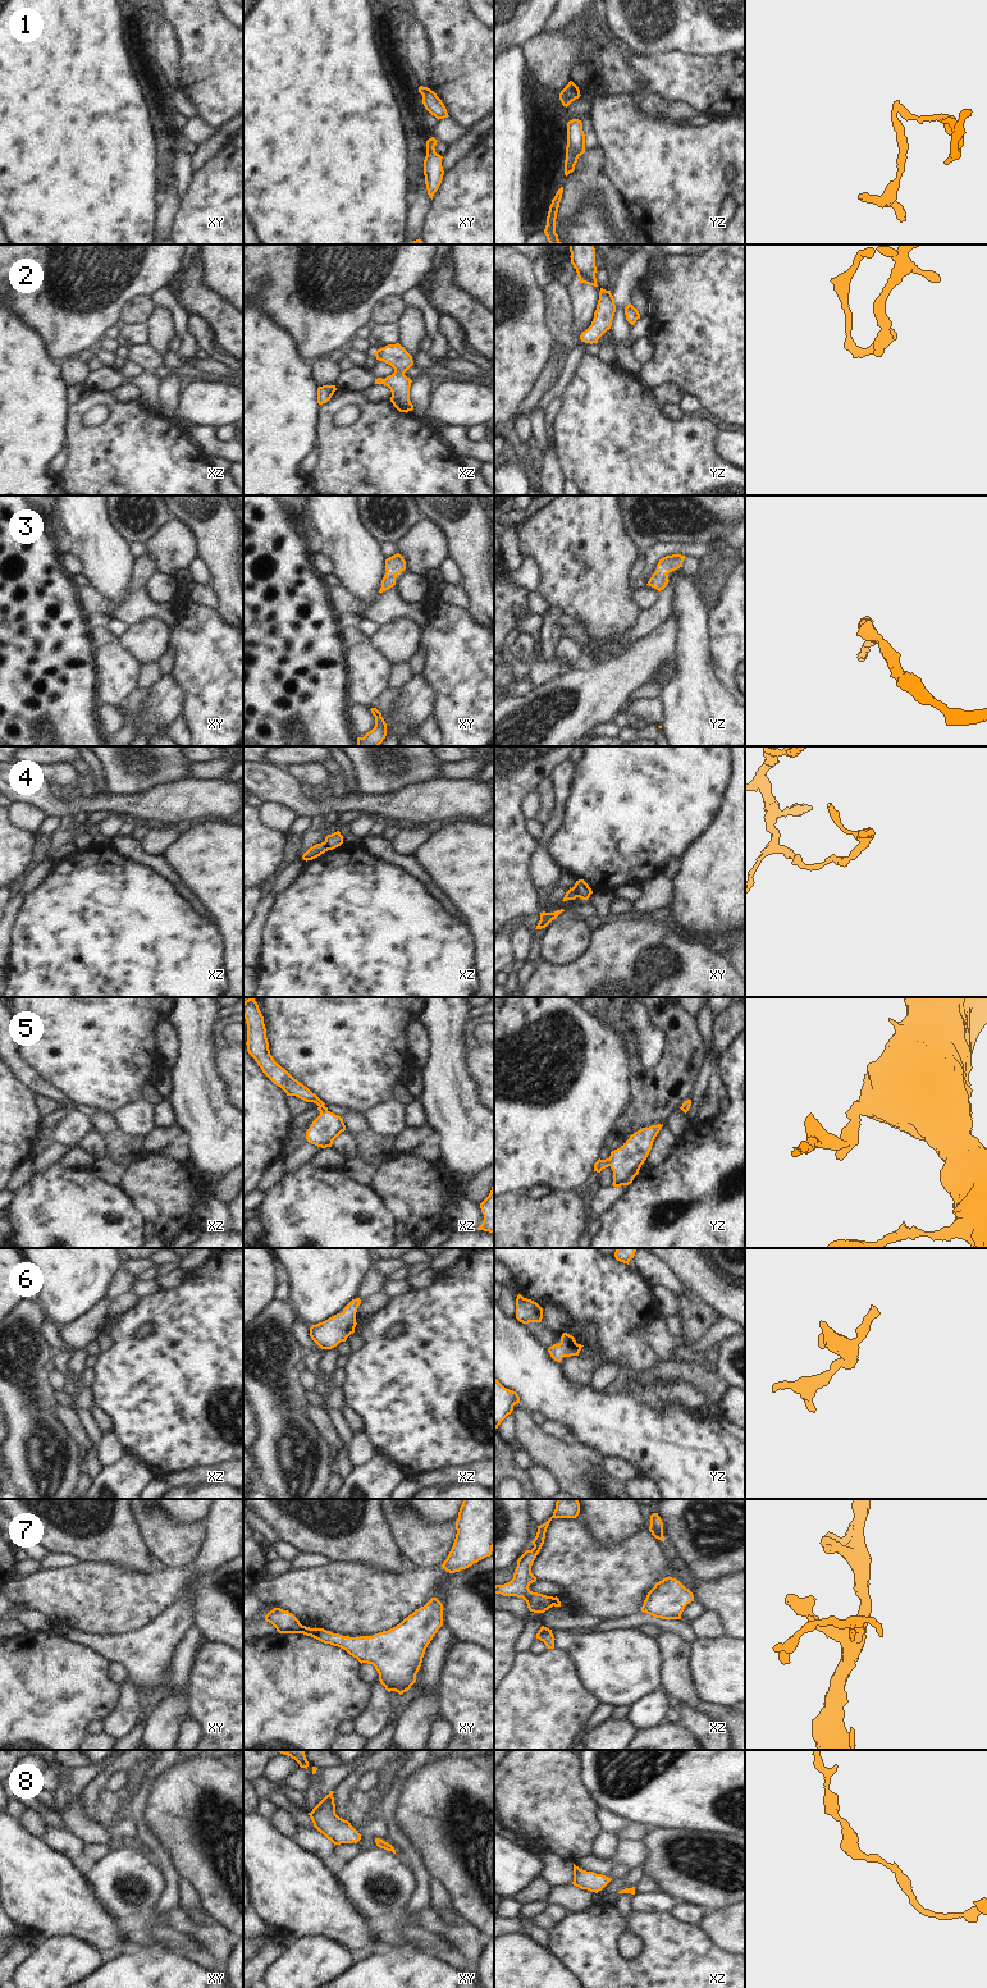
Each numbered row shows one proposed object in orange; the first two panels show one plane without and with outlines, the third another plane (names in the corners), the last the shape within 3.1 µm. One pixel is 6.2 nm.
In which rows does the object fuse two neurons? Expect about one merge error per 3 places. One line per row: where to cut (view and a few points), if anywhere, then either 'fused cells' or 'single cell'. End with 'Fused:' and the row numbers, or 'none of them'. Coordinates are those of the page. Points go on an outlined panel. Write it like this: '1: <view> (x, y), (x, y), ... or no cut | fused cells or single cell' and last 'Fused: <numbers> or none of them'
1: yz (562, 90), (571, 101) | fused cells
2: no cut | single cell
3: no cut | single cell
4: xy (572, 887), (577, 896) | fused cells
5: no cut | single cell
6: no cut | single cell
7: xy (301, 1626), (302, 1632) | fused cells
8: no cut | single cell
Fused: 1, 4, 7

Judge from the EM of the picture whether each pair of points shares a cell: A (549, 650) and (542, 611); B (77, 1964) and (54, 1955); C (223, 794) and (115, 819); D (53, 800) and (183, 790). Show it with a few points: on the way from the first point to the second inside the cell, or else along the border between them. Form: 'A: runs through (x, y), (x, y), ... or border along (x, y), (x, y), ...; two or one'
A: border along (551, 608), (543, 616); two
B: runs through (72, 1961), (59, 1960); one
C: border along (110, 813), (119, 816); two
D: runs through (85, 804), (151, 804); one

